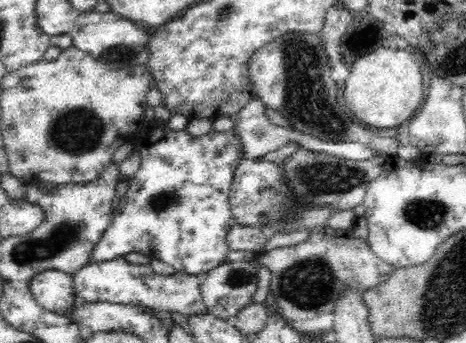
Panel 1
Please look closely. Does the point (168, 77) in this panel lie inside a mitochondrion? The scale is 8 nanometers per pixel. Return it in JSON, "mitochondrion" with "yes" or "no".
{"mitochondrion":"no"}

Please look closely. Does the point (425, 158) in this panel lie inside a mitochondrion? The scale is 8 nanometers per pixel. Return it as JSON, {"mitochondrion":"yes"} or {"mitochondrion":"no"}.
{"mitochondrion":"no"}

